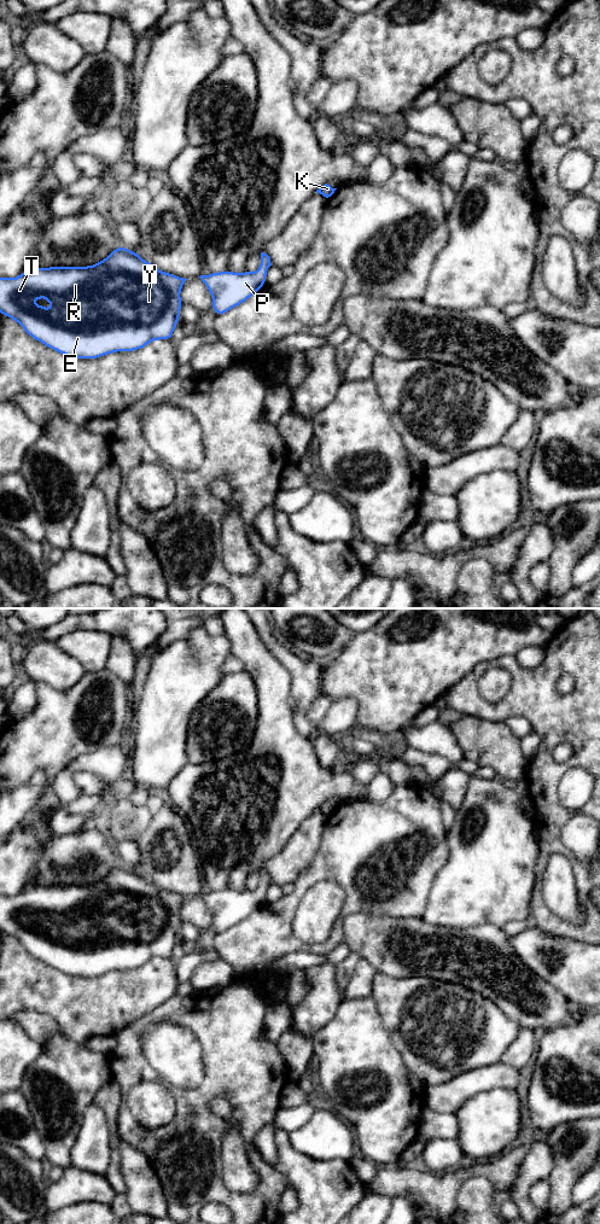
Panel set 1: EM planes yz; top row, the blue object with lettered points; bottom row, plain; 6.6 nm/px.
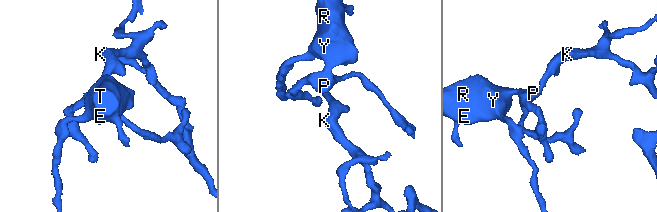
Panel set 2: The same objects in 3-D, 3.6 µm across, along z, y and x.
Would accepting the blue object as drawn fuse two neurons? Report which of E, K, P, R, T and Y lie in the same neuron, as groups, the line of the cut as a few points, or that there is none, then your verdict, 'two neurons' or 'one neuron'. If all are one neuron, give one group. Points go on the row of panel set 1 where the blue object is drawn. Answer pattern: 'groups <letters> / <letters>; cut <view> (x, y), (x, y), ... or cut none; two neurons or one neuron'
groups E K P R T Y; cut none; one neuron

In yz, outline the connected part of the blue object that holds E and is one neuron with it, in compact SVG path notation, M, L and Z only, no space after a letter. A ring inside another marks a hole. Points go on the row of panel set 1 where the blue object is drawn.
M121 245L94 266L36 268L13 279L0 278L0 314L16 320L31 338L54 351L76 359L98 359L116 351L139 350L155 339L170 342L180 321L180 290L186 280L158 270L136 252ZM40 297L52 303L52 311L30 303Z

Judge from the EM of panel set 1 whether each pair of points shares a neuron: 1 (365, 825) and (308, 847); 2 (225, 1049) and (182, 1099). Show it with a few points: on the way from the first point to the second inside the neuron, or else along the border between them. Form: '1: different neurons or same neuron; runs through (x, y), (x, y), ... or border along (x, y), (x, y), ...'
1: different neurons; border along (326, 816), (319, 849), (304, 868)
2: same neuron; runs through (225, 1065), (225, 1070), (198, 1096)

